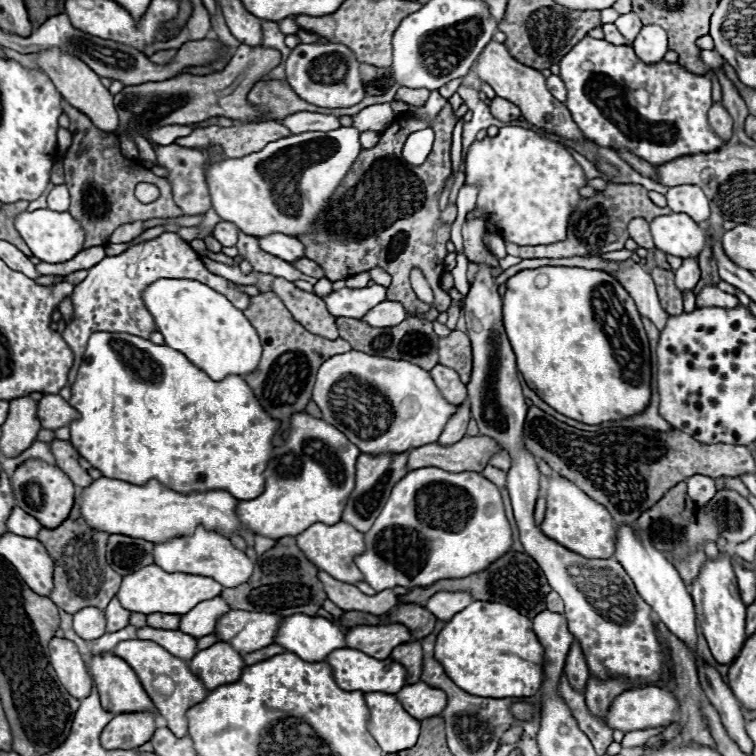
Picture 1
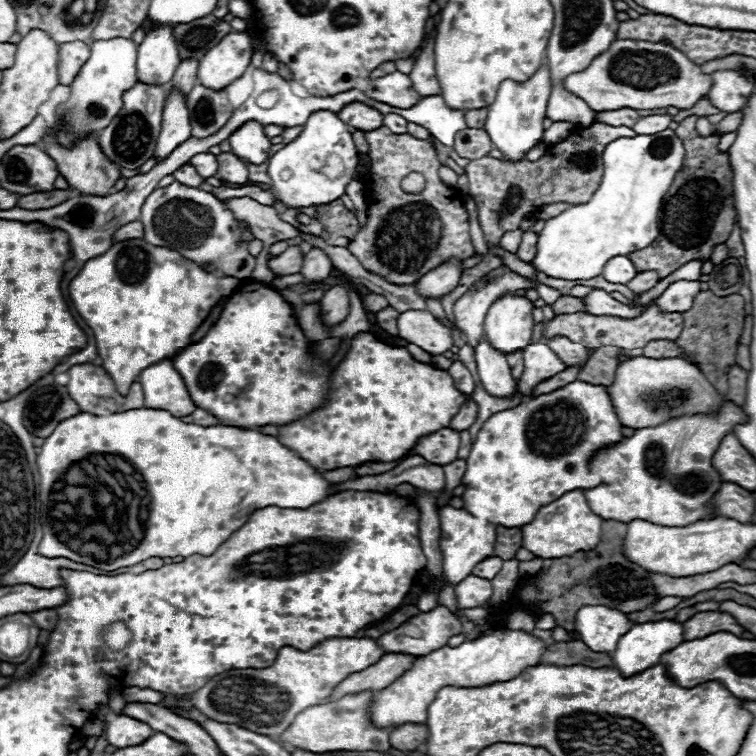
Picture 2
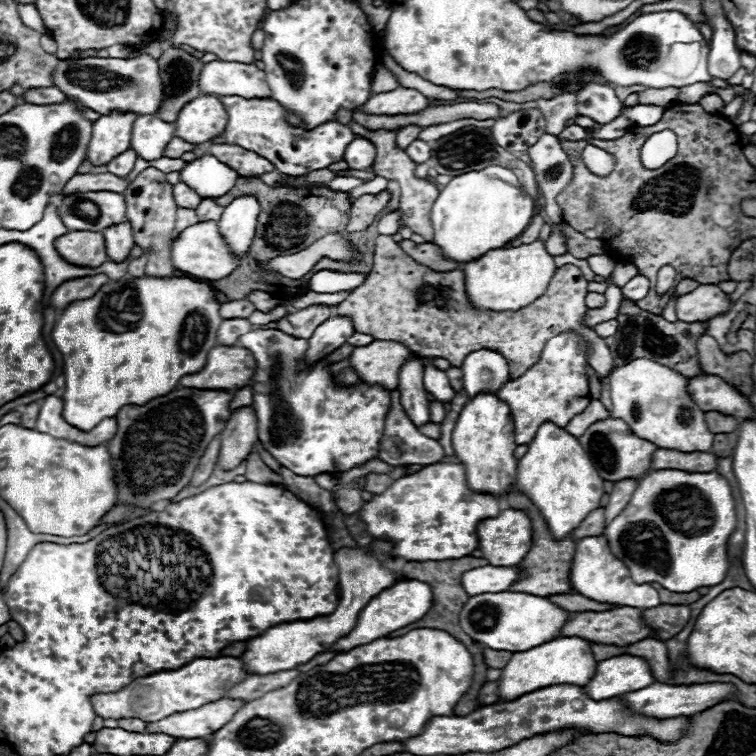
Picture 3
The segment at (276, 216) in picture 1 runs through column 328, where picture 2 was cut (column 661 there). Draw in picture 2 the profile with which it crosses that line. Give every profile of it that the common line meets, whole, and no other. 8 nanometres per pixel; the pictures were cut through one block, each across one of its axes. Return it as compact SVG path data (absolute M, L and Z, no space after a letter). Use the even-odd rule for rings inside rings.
M666 128L664 132L656 132L656 134L636 134L634 138L618 138L614 140L612 144L608 144L608 148L604 150L602 154L602 164L604 164L604 180L600 182L600 188L592 194L592 198L586 202L586 204L576 204L576 206L570 206L568 210L564 210L562 214L558 214L556 218L550 218L546 220L544 224L544 230L538 234L538 242L536 242L536 256L534 260L530 262L536 270L544 272L546 276L552 276L552 278L562 278L562 280L590 280L590 278L596 278L600 276L604 264L614 258L614 256L628 256L630 252L636 252L636 250L642 250L646 246L650 246L656 236L658 236L658 210L660 210L660 202L666 194L666 190L670 188L676 172L682 168L682 162L684 162L684 144L682 140L676 136L676 132L672 128Z

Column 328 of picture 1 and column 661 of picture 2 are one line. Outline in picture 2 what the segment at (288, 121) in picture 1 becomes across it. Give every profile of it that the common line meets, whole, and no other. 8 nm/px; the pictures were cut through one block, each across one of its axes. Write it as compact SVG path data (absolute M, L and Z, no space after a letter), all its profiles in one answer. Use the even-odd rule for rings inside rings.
M668 114L644 116L644 118L640 118L640 120L632 126L632 130L634 130L636 134L656 134L656 132L666 130L666 128L670 126L670 122L672 122L672 116L668 116Z

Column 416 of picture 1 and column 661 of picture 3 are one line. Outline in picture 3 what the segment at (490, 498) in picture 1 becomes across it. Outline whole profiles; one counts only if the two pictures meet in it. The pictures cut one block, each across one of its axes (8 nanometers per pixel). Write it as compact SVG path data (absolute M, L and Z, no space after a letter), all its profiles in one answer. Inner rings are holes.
M654 470L642 478L626 508L606 526L610 552L626 564L634 582L656 582L670 592L720 584L728 572L726 542L736 526L728 482L718 472Z

